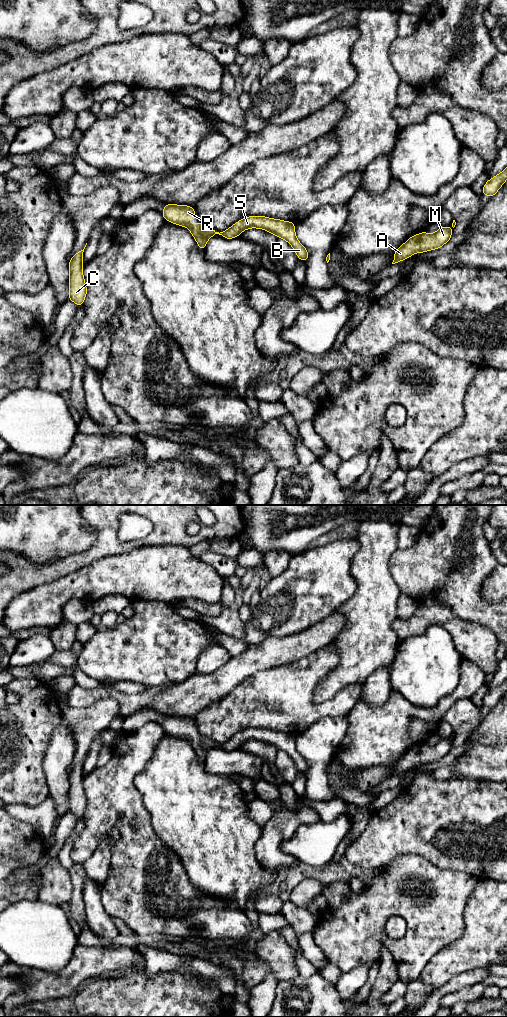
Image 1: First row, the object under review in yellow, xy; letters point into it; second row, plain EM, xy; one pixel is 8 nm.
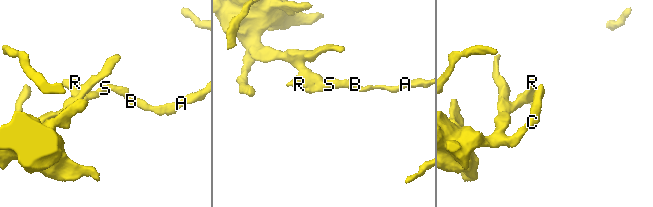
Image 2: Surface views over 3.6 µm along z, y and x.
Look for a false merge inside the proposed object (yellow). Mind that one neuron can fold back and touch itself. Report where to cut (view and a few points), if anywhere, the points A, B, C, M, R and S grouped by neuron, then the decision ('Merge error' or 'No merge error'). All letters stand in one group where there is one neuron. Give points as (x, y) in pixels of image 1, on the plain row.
No split. Groups: A B C M R S. No merge error

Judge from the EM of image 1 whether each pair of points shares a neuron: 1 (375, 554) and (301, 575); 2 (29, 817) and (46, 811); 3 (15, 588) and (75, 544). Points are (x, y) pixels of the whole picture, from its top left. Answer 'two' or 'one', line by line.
1: two
2: one
3: two

